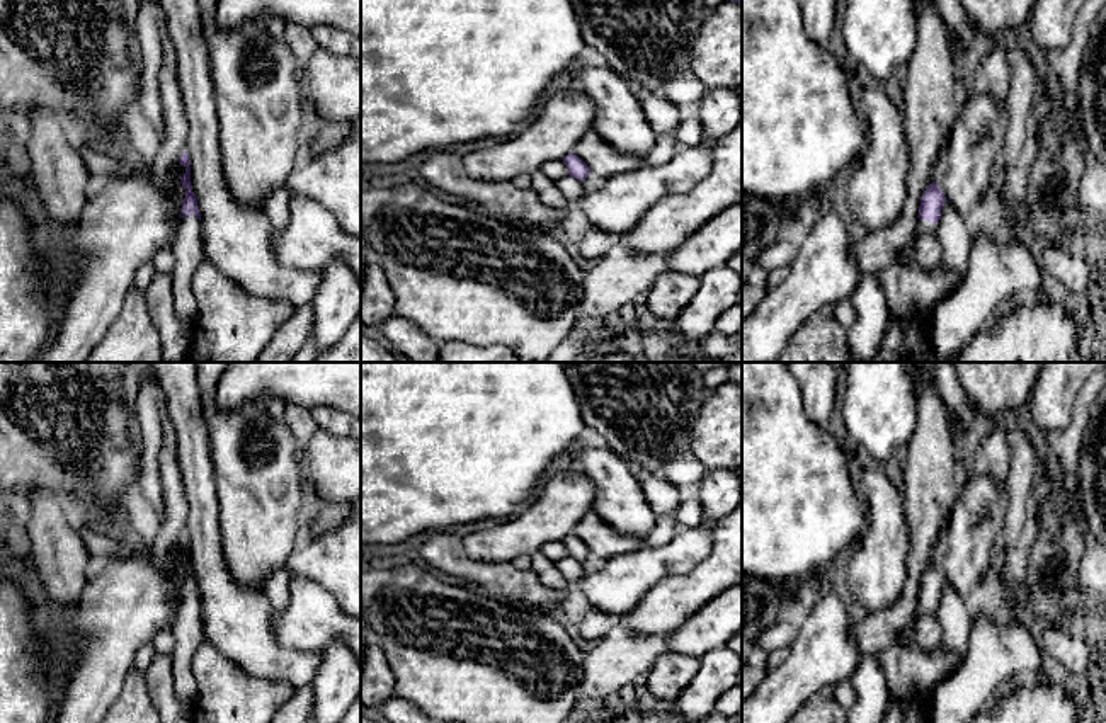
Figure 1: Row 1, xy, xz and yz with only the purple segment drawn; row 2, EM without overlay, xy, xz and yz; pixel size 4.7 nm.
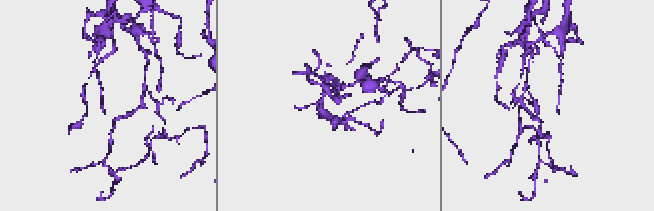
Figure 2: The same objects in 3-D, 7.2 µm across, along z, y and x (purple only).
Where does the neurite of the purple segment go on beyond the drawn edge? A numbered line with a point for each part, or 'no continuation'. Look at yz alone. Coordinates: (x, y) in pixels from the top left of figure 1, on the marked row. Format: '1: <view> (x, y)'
1: yz (926, 252)

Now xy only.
1: xy (188, 247)

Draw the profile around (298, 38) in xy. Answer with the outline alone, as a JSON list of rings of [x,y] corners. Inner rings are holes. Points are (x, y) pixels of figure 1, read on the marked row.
[[[288,24],[284,39],[294,53],[299,68],[303,68],[318,49],[318,44],[311,36],[310,27],[301,24]]]

